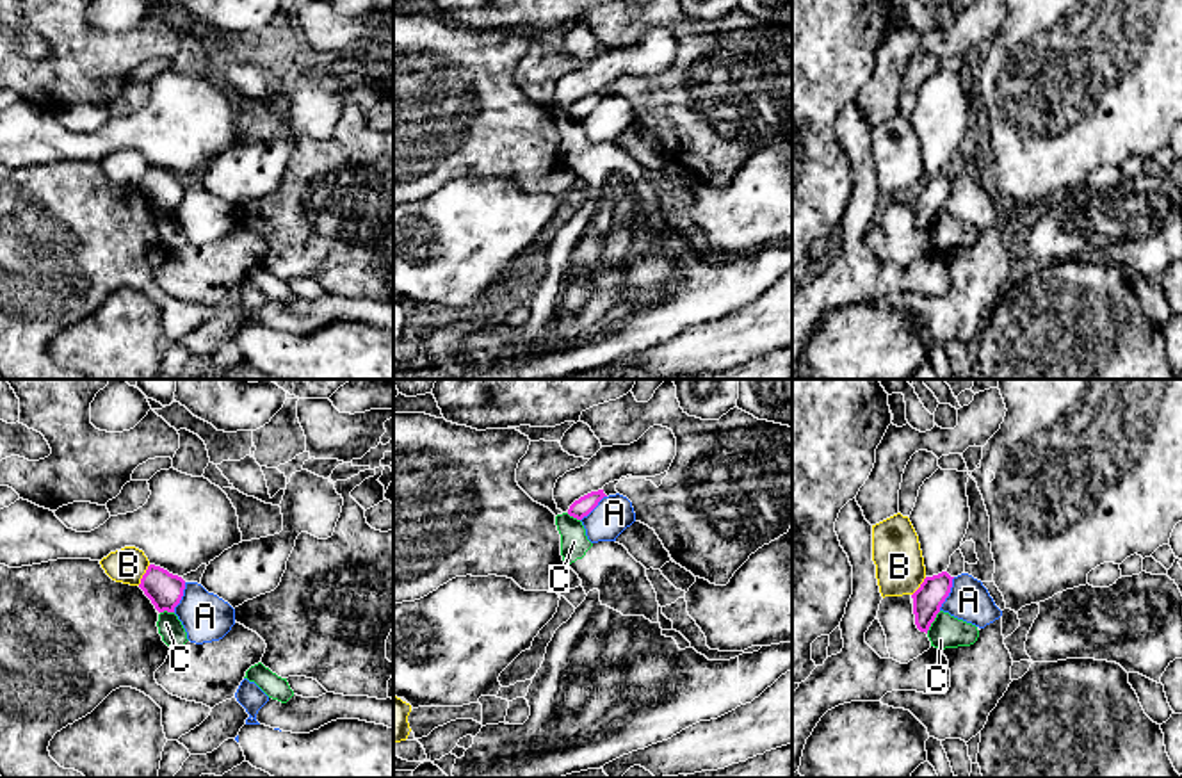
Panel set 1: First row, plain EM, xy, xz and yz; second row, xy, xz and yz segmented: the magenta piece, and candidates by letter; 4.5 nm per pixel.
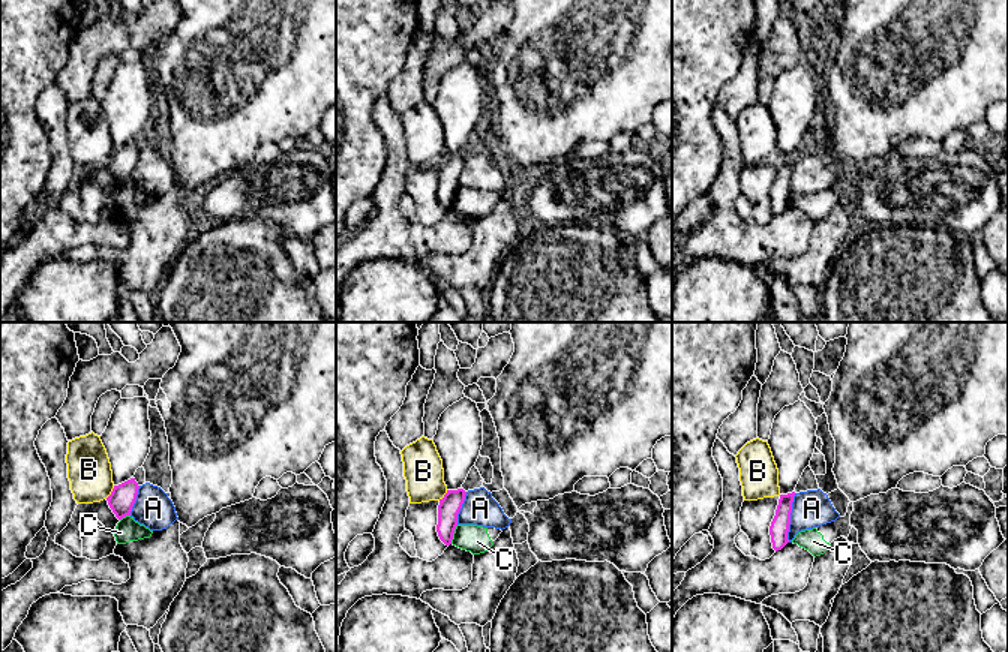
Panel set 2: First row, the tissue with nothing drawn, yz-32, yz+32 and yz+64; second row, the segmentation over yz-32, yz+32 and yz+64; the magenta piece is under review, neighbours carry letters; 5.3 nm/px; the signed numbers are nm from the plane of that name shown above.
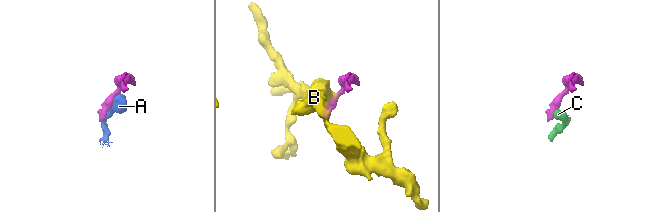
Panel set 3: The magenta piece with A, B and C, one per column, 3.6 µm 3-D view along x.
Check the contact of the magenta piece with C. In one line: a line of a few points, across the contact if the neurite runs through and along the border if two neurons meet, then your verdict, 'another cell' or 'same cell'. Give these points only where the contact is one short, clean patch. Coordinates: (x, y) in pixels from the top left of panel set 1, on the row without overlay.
yz (940, 212), (926, 234) | another cell

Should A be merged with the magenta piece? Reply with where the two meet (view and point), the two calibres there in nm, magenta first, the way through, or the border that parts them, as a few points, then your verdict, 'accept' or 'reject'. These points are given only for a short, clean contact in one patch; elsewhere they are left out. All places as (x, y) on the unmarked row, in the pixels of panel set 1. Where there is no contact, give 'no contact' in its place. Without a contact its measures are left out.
yz (949, 193) | 140/190 nm | reject

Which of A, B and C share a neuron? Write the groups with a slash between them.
A / B / C

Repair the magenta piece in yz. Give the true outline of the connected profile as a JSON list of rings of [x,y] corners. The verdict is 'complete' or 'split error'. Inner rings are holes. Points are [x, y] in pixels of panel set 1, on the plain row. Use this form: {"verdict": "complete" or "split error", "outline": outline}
{"verdict": "complete", "outline": [[[947,173],[926,178],[920,189],[911,196],[915,226],[920,233],[927,235],[931,224],[940,214],[942,205],[951,194],[952,180],[954,178]]]}

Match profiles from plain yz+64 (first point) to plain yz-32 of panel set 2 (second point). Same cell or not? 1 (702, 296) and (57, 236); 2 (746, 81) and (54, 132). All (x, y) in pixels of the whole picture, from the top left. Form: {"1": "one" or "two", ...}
{"1": "two", "2": "two"}

